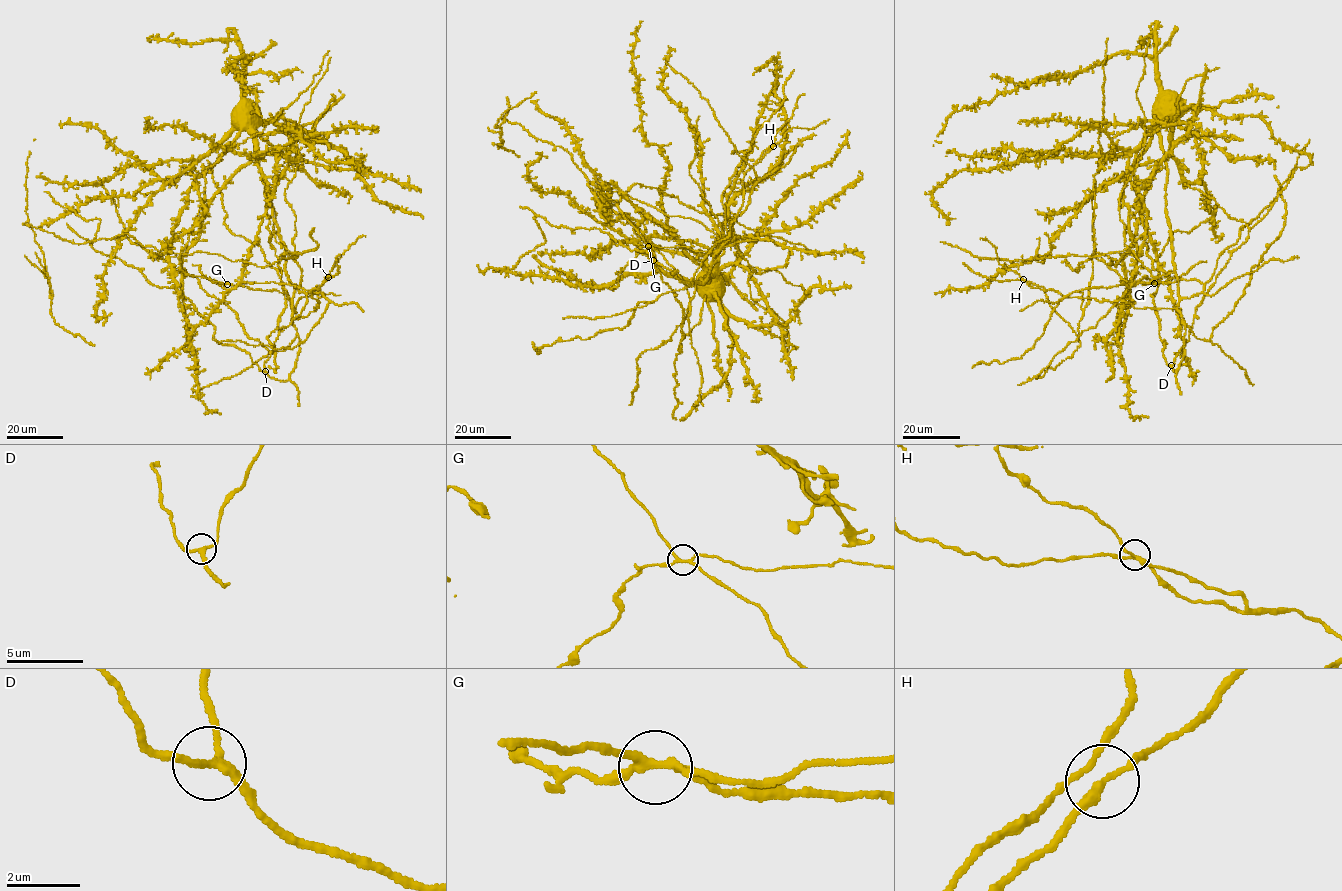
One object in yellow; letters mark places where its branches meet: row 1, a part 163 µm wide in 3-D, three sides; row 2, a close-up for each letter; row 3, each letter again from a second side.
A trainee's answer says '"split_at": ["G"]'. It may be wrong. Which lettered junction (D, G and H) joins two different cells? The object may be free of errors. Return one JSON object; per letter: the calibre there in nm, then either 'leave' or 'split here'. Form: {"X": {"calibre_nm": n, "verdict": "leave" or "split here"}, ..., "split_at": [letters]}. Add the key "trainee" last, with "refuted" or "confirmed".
{"D": {"calibre_nm": 200, "verdict": "leave"}, "G": {"calibre_nm": 190, "verdict": "split here"}, "H": {"calibre_nm": 220, "verdict": "leave"}, "split_at": ["G"], "trainee": "confirmed"}

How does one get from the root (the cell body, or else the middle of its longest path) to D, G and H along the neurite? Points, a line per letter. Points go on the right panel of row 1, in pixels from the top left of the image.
D: (1168, 97), (1162, 99), (1158, 135), (1185, 329), (1183, 359), (1176, 372), (1171, 365)
G: (1168, 97), (1162, 99), (1158, 135), (1167, 171), (1164, 197), (1174, 271), (1138, 282), (1147, 276), (1154, 283)
H: (1168, 97), (1162, 99), (1158, 135), (1177, 307), (1067, 298), (1023, 279)

